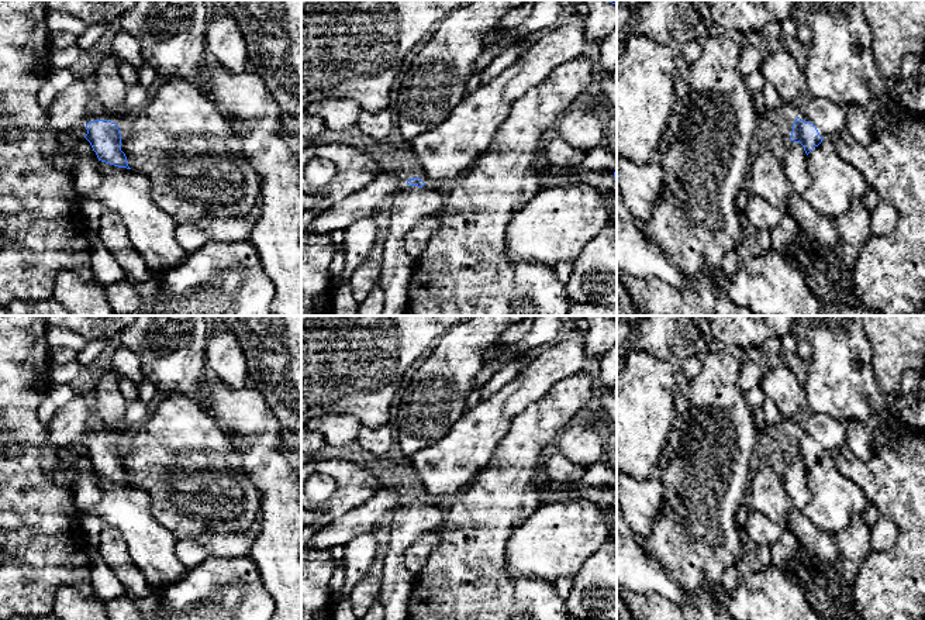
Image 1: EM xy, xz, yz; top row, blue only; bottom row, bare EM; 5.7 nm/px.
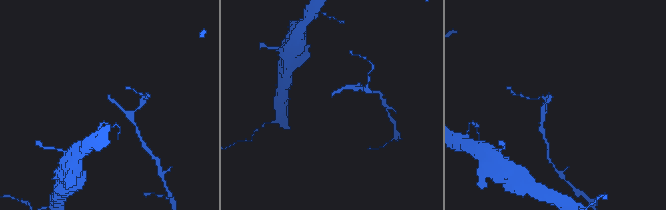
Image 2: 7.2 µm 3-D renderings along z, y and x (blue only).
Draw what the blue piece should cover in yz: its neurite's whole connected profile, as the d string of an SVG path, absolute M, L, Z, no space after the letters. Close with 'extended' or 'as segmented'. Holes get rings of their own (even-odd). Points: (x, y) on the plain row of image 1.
M807 414L793 440L790 455L800 458L808 471L824 454L836 454L846 447L848 427L828 414Z | extended

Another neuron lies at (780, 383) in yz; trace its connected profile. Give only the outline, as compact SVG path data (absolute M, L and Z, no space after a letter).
M784 364L766 368L759 386L783 413L786 431L797 434L805 417L805 393L794 372Z

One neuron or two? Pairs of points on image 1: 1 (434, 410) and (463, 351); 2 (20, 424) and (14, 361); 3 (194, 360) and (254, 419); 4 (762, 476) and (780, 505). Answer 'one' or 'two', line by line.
1: one
2: one
3: two
4: one

